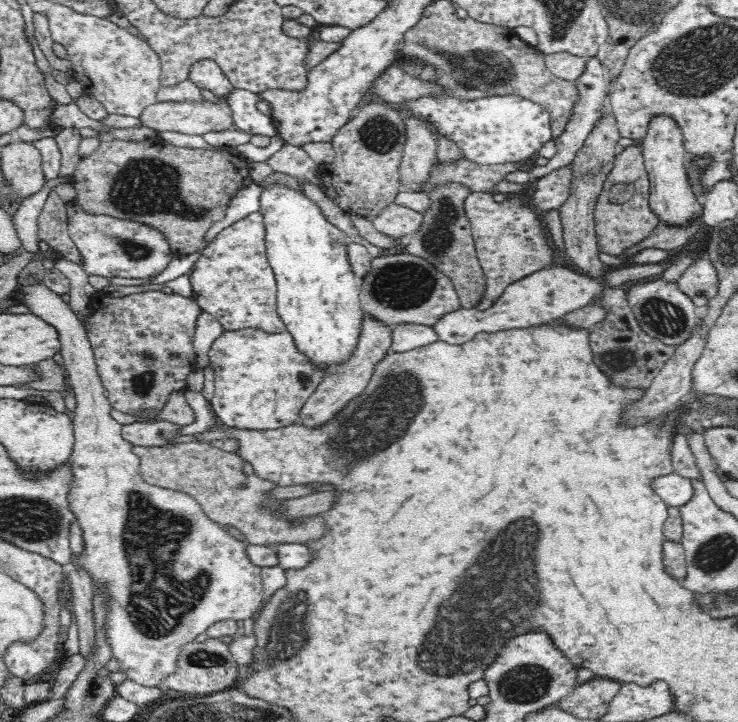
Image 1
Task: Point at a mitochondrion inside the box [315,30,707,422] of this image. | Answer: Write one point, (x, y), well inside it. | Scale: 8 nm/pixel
(481, 69)

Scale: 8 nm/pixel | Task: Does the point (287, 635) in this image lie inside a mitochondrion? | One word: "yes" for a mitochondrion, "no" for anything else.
yes

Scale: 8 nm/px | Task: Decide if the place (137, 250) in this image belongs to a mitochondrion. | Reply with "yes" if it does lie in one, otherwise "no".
yes

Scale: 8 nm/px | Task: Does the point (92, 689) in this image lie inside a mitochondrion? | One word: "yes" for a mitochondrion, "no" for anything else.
yes

